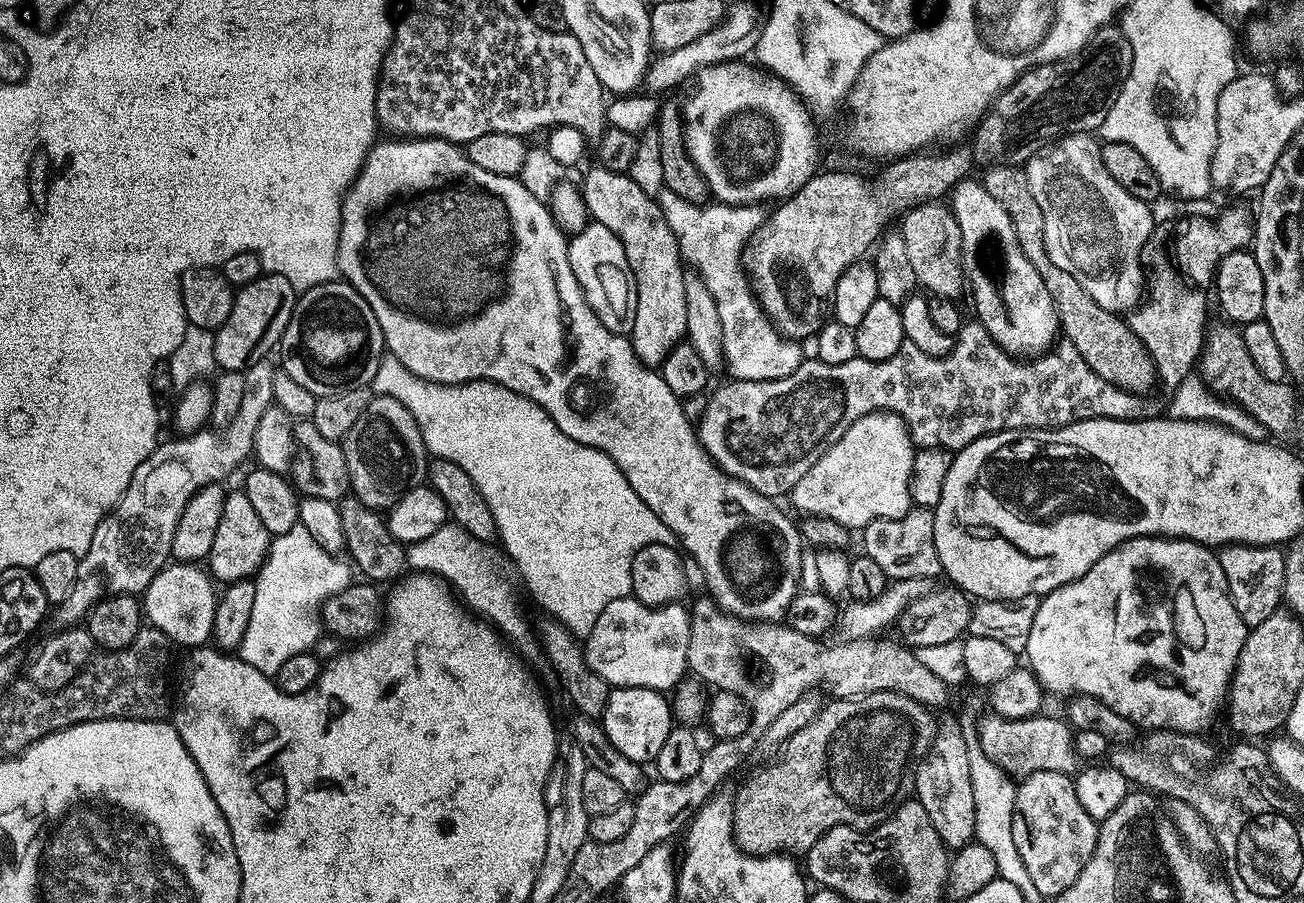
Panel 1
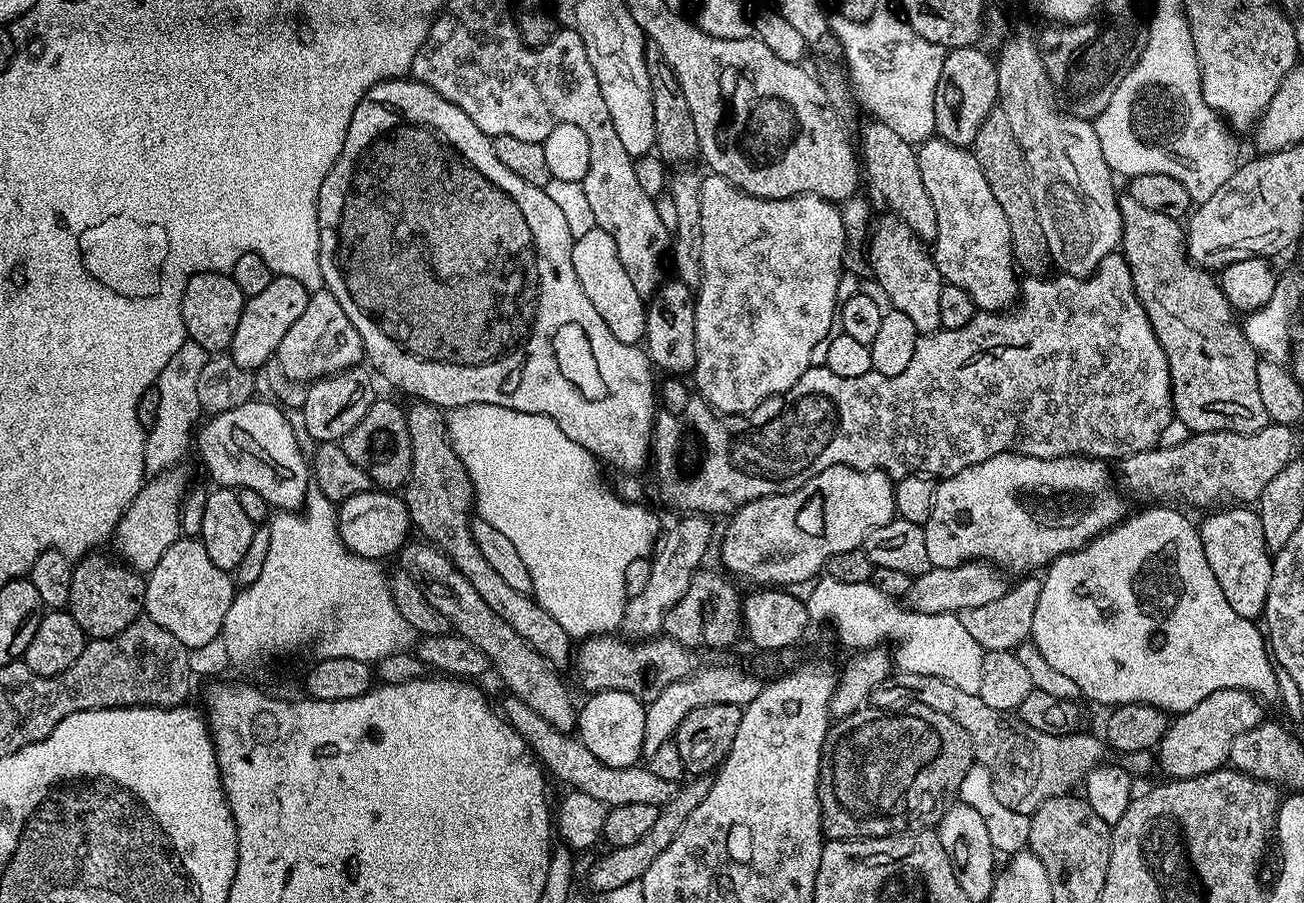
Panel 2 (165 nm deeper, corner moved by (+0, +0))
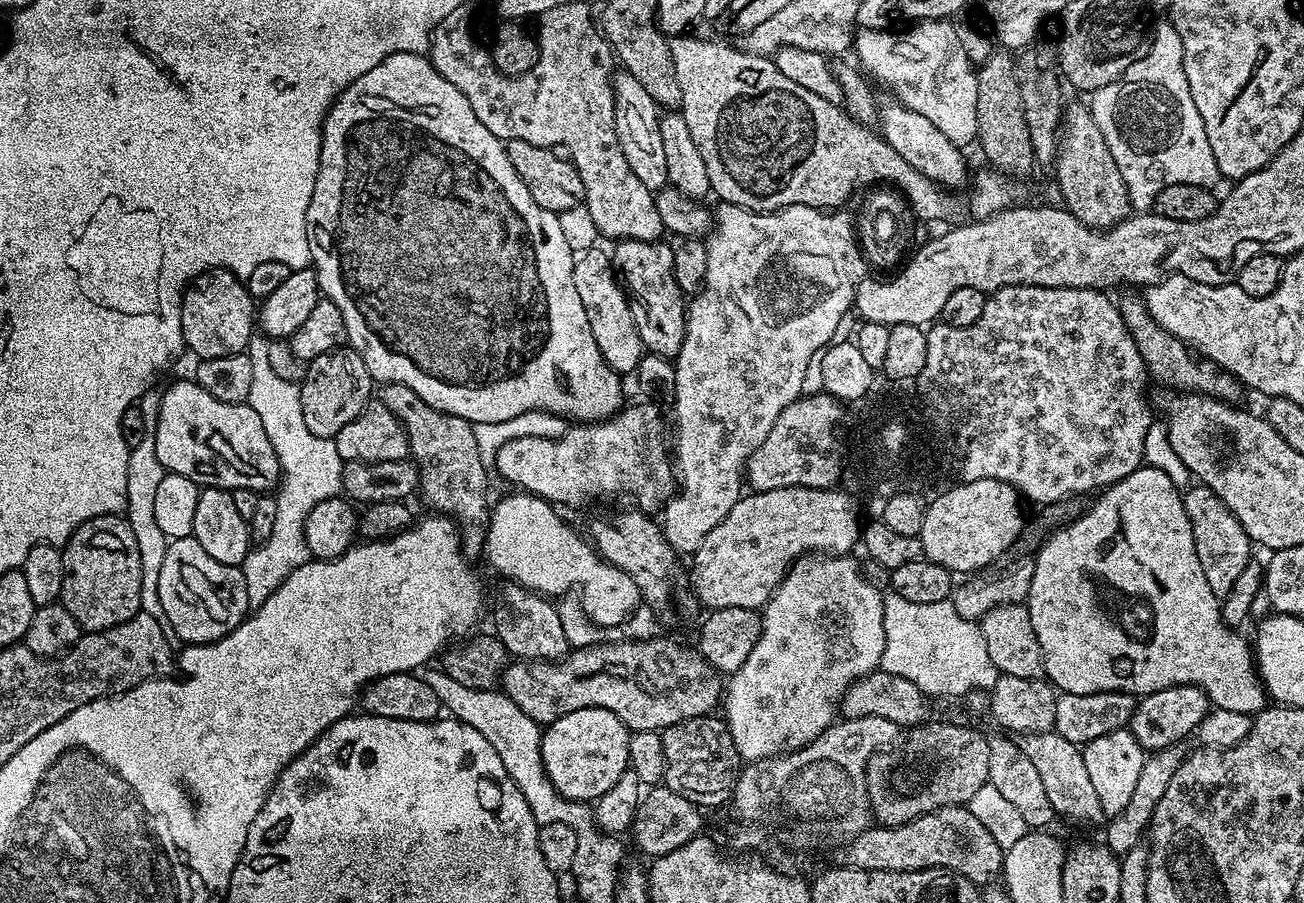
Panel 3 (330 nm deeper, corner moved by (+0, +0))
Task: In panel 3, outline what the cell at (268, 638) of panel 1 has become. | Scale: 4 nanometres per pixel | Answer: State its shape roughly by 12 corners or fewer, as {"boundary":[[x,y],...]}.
{"boundary":[[246,349],[248,405],[280,463],[270,538],[244,559],[258,606],[310,557],[304,523],[340,496],[335,439],[310,434],[300,386]]}

